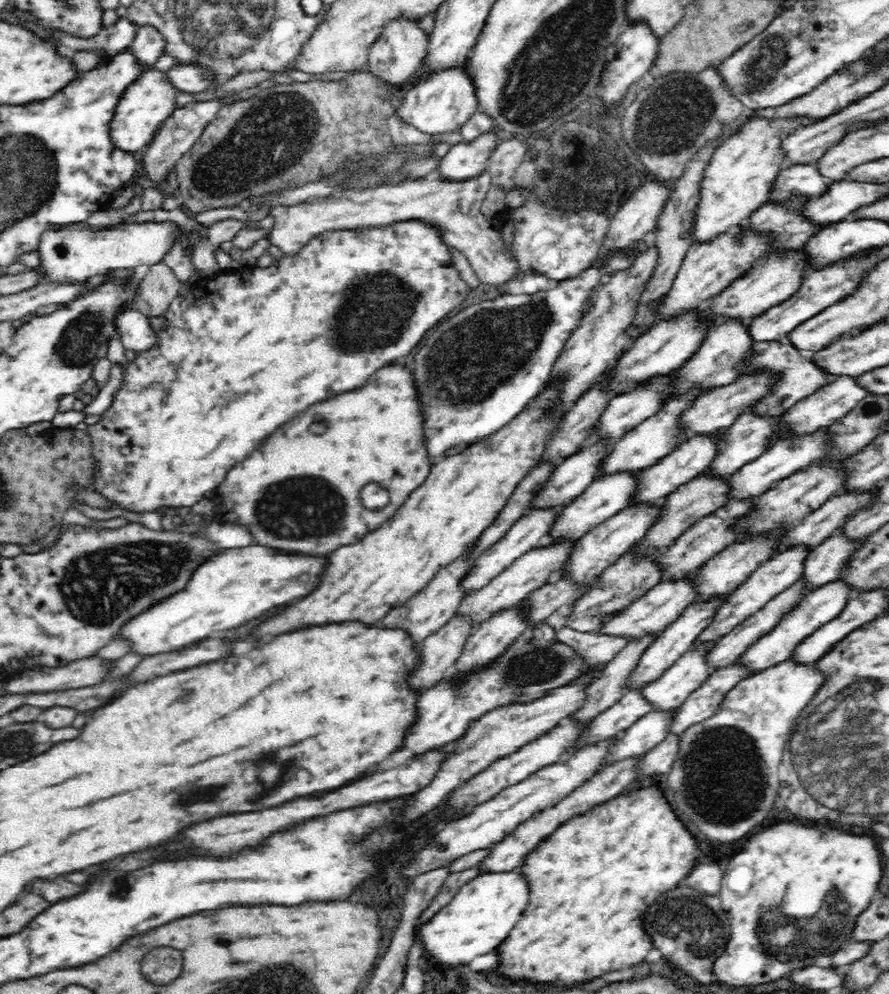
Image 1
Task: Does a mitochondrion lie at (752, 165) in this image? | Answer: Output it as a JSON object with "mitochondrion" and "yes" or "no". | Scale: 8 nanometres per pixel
{"mitochondrion":"no"}

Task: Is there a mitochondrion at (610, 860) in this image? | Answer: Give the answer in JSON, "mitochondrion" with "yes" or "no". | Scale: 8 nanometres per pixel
{"mitochondrion":"no"}

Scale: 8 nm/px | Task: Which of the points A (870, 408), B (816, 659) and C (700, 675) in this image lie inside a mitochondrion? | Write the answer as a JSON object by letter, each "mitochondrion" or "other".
{"A":"other","B":"other","C":"other"}

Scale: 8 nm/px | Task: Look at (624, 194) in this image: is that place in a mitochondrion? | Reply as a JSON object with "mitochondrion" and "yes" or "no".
{"mitochondrion":"no"}

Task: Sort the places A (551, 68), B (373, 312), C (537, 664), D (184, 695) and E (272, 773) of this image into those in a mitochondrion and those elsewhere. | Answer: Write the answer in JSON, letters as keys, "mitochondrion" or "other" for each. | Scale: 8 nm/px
{"A":"mitochondrion","B":"mitochondrion","C":"mitochondrion","D":"mitochondrion","E":"mitochondrion"}

